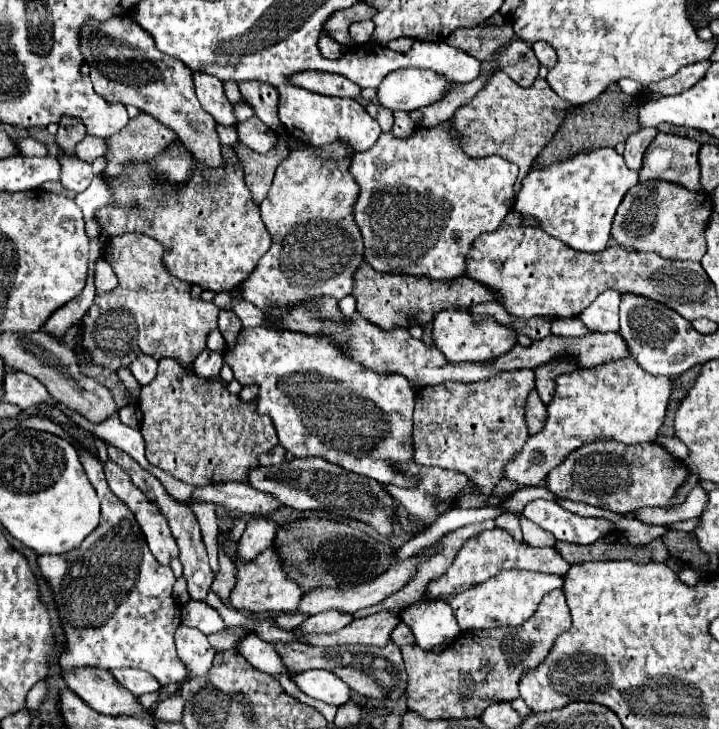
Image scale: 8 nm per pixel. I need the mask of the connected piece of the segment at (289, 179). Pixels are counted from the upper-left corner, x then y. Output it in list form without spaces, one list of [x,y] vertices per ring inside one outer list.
[[[335,140],[333,144],[317,148],[313,146],[291,148],[287,144],[287,150],[289,154],[277,166],[271,190],[263,200],[263,204],[259,206],[261,218],[273,238],[273,244],[261,256],[253,274],[239,288],[245,300],[253,302],[257,308],[263,310],[269,310],[273,304],[277,304],[279,308],[287,308],[315,296],[333,296],[341,300],[343,296],[353,292],[355,272],[365,258],[363,236],[353,218],[353,210],[359,196],[359,184],[349,174],[349,166],[355,150],[345,140]]]

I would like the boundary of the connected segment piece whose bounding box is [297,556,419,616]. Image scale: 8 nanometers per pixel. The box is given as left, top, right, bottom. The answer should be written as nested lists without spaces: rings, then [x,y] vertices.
[[[413,556],[413,560],[405,560],[405,564],[393,564],[387,572],[383,572],[381,576],[377,576],[375,580],[371,582],[363,582],[363,584],[357,584],[357,586],[351,586],[351,588],[339,588],[339,590],[333,590],[333,588],[313,588],[309,592],[303,594],[301,602],[299,602],[299,610],[297,614],[305,614],[305,616],[313,616],[313,614],[319,614],[319,612],[327,612],[327,610],[339,610],[339,612],[347,612],[347,614],[355,614],[357,610],[363,610],[367,606],[375,606],[379,604],[381,600],[385,600],[387,596],[391,596],[393,592],[401,590],[403,584],[407,584],[417,568],[417,560],[419,556]]]

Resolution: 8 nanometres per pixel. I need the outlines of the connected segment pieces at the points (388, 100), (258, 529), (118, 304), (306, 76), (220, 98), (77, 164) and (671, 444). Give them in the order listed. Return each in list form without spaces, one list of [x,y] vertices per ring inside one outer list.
[[[403,68],[387,74],[377,86],[377,102],[389,110],[417,110],[437,102],[449,82],[435,72],[421,68]]]
[[[269,520],[249,522],[241,540],[237,542],[237,560],[247,564],[249,560],[255,560],[263,550],[267,550],[273,544],[275,528],[277,524]]]
[[[121,234],[113,236],[105,244],[103,258],[111,264],[115,274],[119,276],[119,286],[111,292],[103,292],[95,296],[93,306],[81,320],[79,332],[79,346],[81,356],[89,364],[99,364],[117,372],[119,368],[129,366],[129,358],[139,358],[147,354],[155,360],[173,358],[183,368],[191,368],[193,360],[205,350],[205,338],[211,330],[217,328],[219,308],[213,302],[205,302],[191,294],[191,284],[185,280],[175,278],[163,262],[163,244],[145,236],[145,234]]]
[[[307,70],[307,72],[297,72],[289,76],[289,80],[295,86],[301,86],[305,90],[325,94],[325,96],[341,96],[341,98],[359,98],[361,88],[347,80],[341,74],[331,74],[331,72],[319,72],[319,70]]]
[[[195,72],[193,80],[195,80],[195,88],[197,88],[197,98],[199,98],[203,110],[209,112],[217,124],[237,128],[233,104],[225,96],[223,82],[217,80],[215,76],[205,76],[201,72]]]
[[[61,154],[59,156],[61,160],[61,184],[67,188],[67,190],[73,190],[73,192],[83,192],[91,180],[93,180],[93,168],[91,164],[75,158],[75,156],[67,156],[67,154]]]
[[[657,438],[657,442],[661,444],[661,446],[665,446],[665,448],[669,448],[669,452],[673,452],[677,458],[681,458],[681,460],[685,460],[685,456],[689,454],[689,450],[677,440],[677,438]]]

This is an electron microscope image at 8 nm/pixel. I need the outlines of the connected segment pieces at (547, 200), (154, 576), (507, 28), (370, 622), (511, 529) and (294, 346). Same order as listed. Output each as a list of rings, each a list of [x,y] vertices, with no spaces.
[[[591,148],[543,168],[535,162],[521,180],[521,190],[513,208],[523,216],[533,218],[539,228],[565,242],[573,250],[601,252],[607,248],[611,238],[613,216],[623,196],[637,182],[637,174],[625,166],[623,156],[613,148]]]
[[[83,448],[77,452],[87,478],[97,490],[97,496],[101,500],[101,524],[97,526],[97,532],[91,532],[91,536],[81,542],[81,548],[75,548],[73,552],[61,556],[43,554],[37,560],[41,574],[49,580],[55,592],[57,610],[61,614],[61,622],[67,638],[67,650],[59,658],[59,668],[61,670],[75,670],[75,668],[89,668],[89,666],[103,668],[103,670],[139,668],[149,672],[153,678],[157,678],[161,686],[167,686],[171,682],[181,682],[187,676],[187,672],[177,656],[175,640],[173,640],[175,630],[181,626],[181,608],[173,598],[175,576],[169,566],[161,566],[157,564],[157,560],[153,560],[153,554],[145,544],[145,536],[133,512],[107,486],[105,470],[99,458],[95,458],[89,450]]]
[[[497,12],[475,28],[455,30],[447,38],[447,44],[475,56],[477,60],[489,60],[511,40],[513,40],[513,22],[511,18]]]
[[[383,610],[367,618],[353,618],[351,624],[333,634],[307,636],[313,646],[341,646],[341,644],[365,644],[387,646],[393,628],[401,622],[401,610]]]
[[[501,514],[495,522],[497,522],[499,528],[507,530],[513,538],[521,540],[521,536],[523,536],[523,532],[521,532],[521,524],[519,524],[521,518],[523,518],[523,516],[519,516],[519,514]]]
[[[243,328],[235,342],[225,346],[223,362],[231,366],[235,380],[245,386],[257,386],[259,392],[255,396],[257,412],[267,414],[273,420],[273,426],[279,436],[279,444],[293,454],[295,458],[305,456],[323,456],[325,460],[373,478],[381,484],[395,484],[401,488],[415,488],[417,478],[407,476],[397,468],[401,462],[413,460],[413,436],[411,436],[411,416],[413,416],[413,400],[415,392],[405,376],[393,374],[377,374],[373,370],[363,368],[361,364],[353,364],[347,360],[327,336],[309,336],[291,330],[277,328]]]

